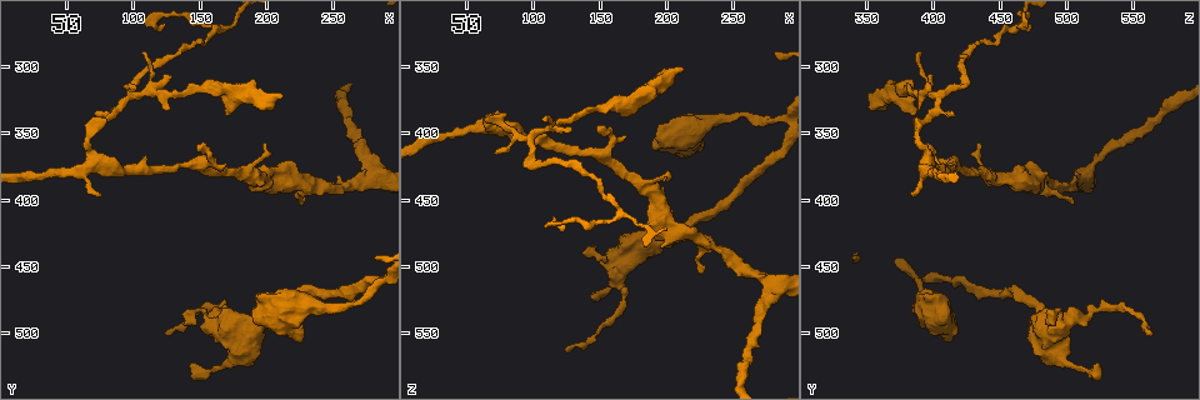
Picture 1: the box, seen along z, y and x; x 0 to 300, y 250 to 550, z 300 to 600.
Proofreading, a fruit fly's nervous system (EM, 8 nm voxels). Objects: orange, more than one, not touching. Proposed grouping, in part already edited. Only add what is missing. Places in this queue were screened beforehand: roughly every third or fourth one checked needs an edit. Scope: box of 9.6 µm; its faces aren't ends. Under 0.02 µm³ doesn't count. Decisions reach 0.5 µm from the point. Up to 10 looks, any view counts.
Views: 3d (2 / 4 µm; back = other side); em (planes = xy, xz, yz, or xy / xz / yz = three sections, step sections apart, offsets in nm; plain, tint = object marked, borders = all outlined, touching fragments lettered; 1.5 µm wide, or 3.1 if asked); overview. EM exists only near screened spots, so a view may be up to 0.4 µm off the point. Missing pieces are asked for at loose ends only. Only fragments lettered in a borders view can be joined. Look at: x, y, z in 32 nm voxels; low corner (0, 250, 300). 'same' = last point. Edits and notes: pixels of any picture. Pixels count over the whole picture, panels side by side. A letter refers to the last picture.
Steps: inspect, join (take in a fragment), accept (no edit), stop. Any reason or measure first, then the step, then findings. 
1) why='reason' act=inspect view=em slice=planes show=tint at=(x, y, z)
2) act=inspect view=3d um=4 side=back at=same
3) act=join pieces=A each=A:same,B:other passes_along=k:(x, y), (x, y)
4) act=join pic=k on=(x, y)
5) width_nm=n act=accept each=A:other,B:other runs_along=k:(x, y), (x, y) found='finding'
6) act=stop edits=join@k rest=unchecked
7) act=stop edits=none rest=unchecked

why='an open end' act=inspect view=em slice=planes show=borders at=(106, 290, 392)

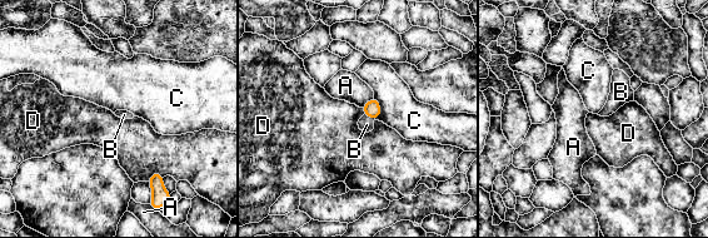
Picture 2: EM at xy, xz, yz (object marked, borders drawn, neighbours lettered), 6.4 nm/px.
act=join pieces=B each=A:other,B:same,C:other,D:other found='it goes on there'

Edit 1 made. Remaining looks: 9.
act=inspect view=overview

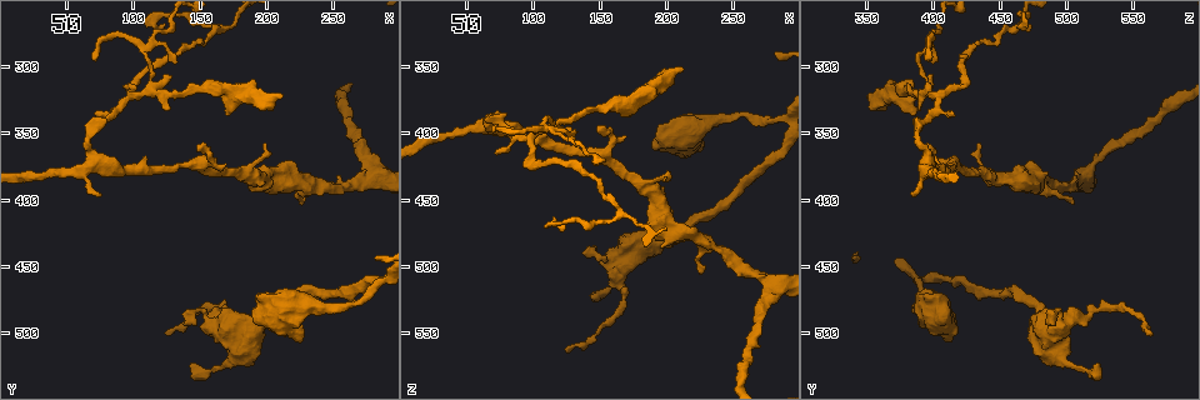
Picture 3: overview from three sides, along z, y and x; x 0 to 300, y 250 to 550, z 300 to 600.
why='tapers out' act=inspect view=3d um=4 at=(148, 364, 394)

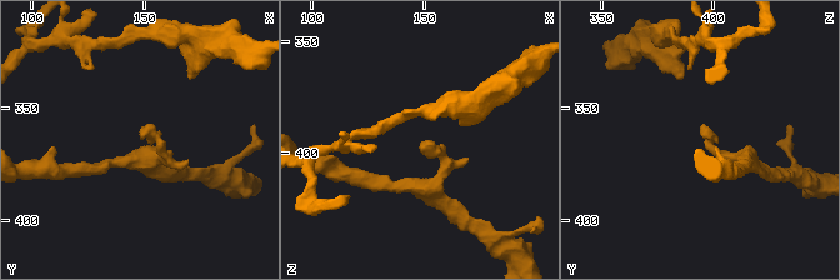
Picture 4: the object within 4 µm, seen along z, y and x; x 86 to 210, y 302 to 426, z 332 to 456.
why='now the EM' act=inspect view=em slice=planes show=borders at=(150, 363, 396)

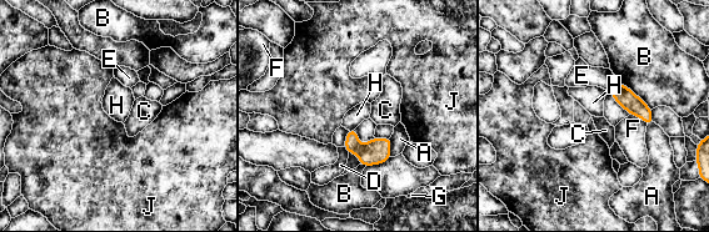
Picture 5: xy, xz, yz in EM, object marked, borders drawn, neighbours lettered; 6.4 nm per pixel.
act=accept each=A:other,B:other,C:other,D:other,E:other,F:other,G:other,H:other,J:other border=5:(354, 127), (348, 130) found='no lettered fragment goes on from it'

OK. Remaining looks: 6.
why='thick end' act=inspect view=em slice=yz step=8 show=borders at=(214, 324, 352)

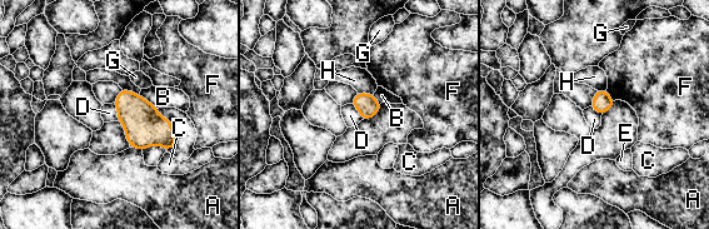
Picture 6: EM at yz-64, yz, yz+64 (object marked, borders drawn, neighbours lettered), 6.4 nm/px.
why='another direction' act=inspect view=em slice=planes show=borders at=same

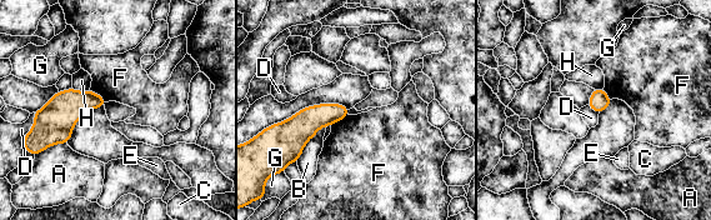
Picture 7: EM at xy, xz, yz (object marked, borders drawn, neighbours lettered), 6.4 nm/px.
act=accept each=A:other,B:other,C:other,D:other,E:other,F:other,G:other,H:other border=7:(34, 113), (34, 125), (31, 128) found='none of them fits'

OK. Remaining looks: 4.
act=inspect view=3d um=4 at=(198, 358, 436)

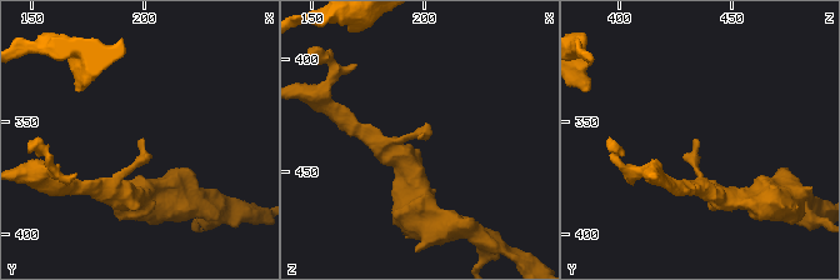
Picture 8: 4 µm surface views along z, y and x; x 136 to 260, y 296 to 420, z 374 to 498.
why='shape alone is not enough' act=inspect view=em slice=planes show=plain at=(198, 358, 434)

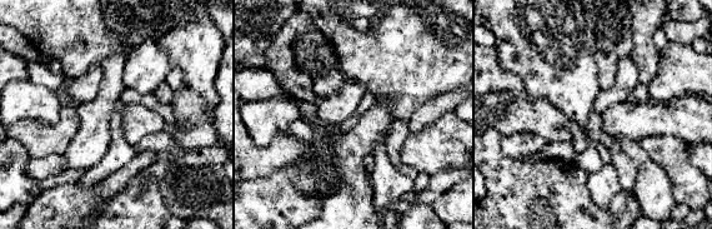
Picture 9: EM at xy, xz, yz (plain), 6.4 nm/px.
why='what lies round it' act=inspect view=em slice=planes show=borders at=same

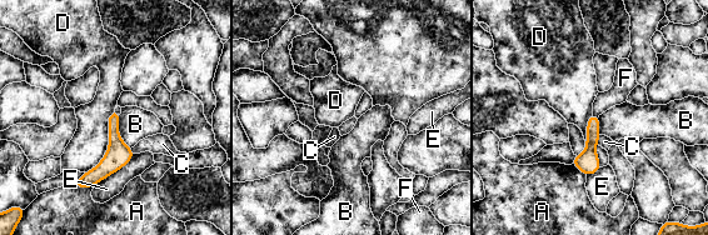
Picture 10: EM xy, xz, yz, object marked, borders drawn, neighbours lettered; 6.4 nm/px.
act=accept each=A:other,B:other,C:other,D:other,E:other,F:other runs_along=10:(114, 118), (114, 156), (80, 185) found='no lettered fragment goes on from it'

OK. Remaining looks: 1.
act=stop edits=join@2 rest=unchecked

